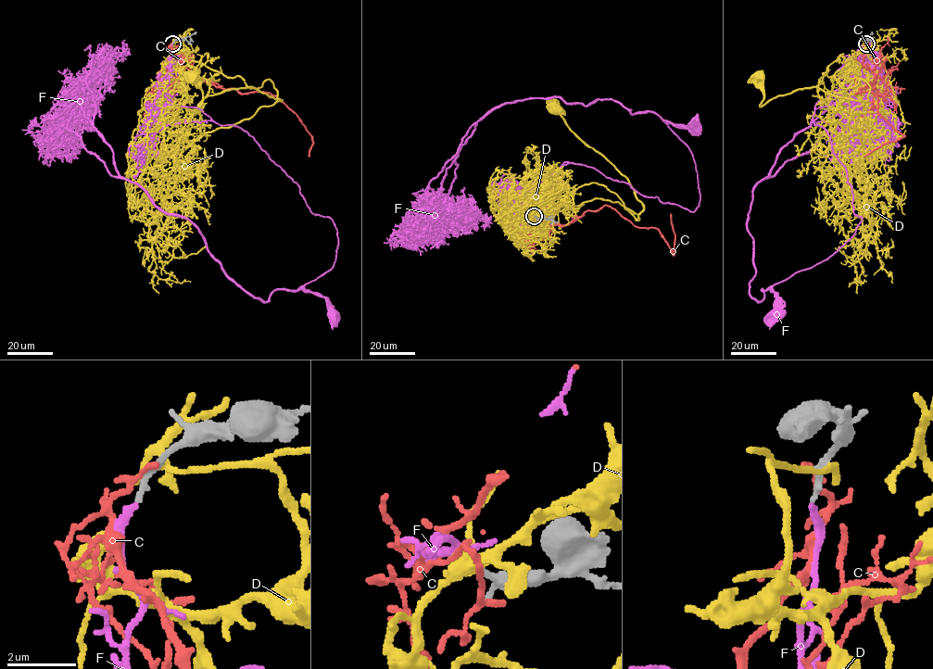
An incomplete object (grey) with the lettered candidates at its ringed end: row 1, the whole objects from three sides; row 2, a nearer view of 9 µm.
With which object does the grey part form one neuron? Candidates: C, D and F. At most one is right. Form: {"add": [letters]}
{"add": ["F"]}

